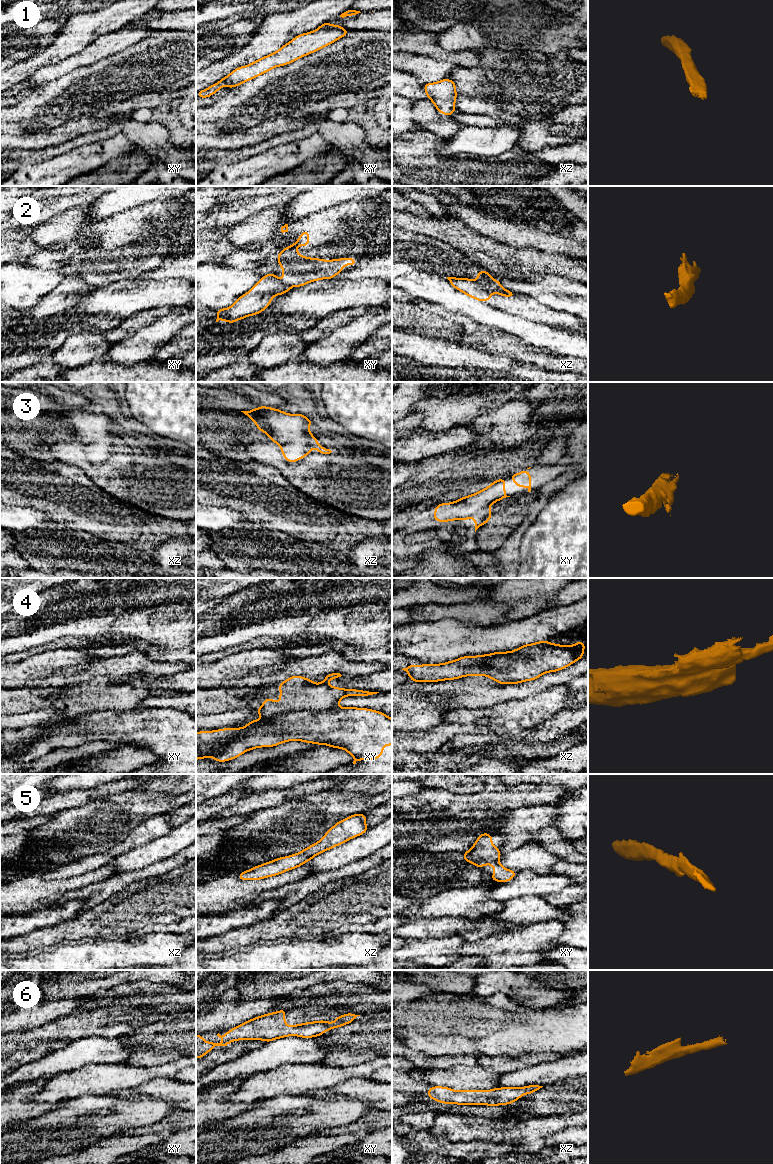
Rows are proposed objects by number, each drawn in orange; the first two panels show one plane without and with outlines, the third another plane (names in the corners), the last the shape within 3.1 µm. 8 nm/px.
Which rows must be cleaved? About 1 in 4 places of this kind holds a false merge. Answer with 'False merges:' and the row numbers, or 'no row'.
False merges: 2, 4

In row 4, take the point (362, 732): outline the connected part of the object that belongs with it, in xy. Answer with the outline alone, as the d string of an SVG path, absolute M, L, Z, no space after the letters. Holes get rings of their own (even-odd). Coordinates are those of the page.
M334 708L327 711L291 711L287 713L283 713L277 716L272 717L264 717L259 720L250 721L244 728L226 728L226 729L219 729L216 731L201 731L196 733L196 760L201 758L209 758L213 757L218 762L223 761L229 761L232 760L240 755L242 755L244 752L249 751L254 748L259 747L273 747L278 744L281 744L286 741L303 741L307 743L315 743L318 745L328 745L333 748L342 748L346 750L349 754L351 754L354 757L353 764L356 764L357 760L375 760L379 758L383 754L383 747L386 745L392 745L392 719L388 717L387 715L383 714L382 712L378 712L371 709L365 709L365 708Z

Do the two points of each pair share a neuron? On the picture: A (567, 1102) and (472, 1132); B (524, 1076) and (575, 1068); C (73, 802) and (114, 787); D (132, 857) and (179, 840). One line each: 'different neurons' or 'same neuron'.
A: different neurons
B: same neuron
C: same neuron
D: same neuron

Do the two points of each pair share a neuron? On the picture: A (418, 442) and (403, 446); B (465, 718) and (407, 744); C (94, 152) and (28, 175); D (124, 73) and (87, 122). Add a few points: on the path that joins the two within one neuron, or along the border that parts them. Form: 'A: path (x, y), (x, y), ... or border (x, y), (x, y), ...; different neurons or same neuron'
A: path (414, 446), (407, 446); same neuron
B: border (443, 721), (470, 724); different neurons
C: path (78, 161), (52, 175), (44, 175); same neuron
D: border (92, 112), (82, 114), (70, 120); different neurons

